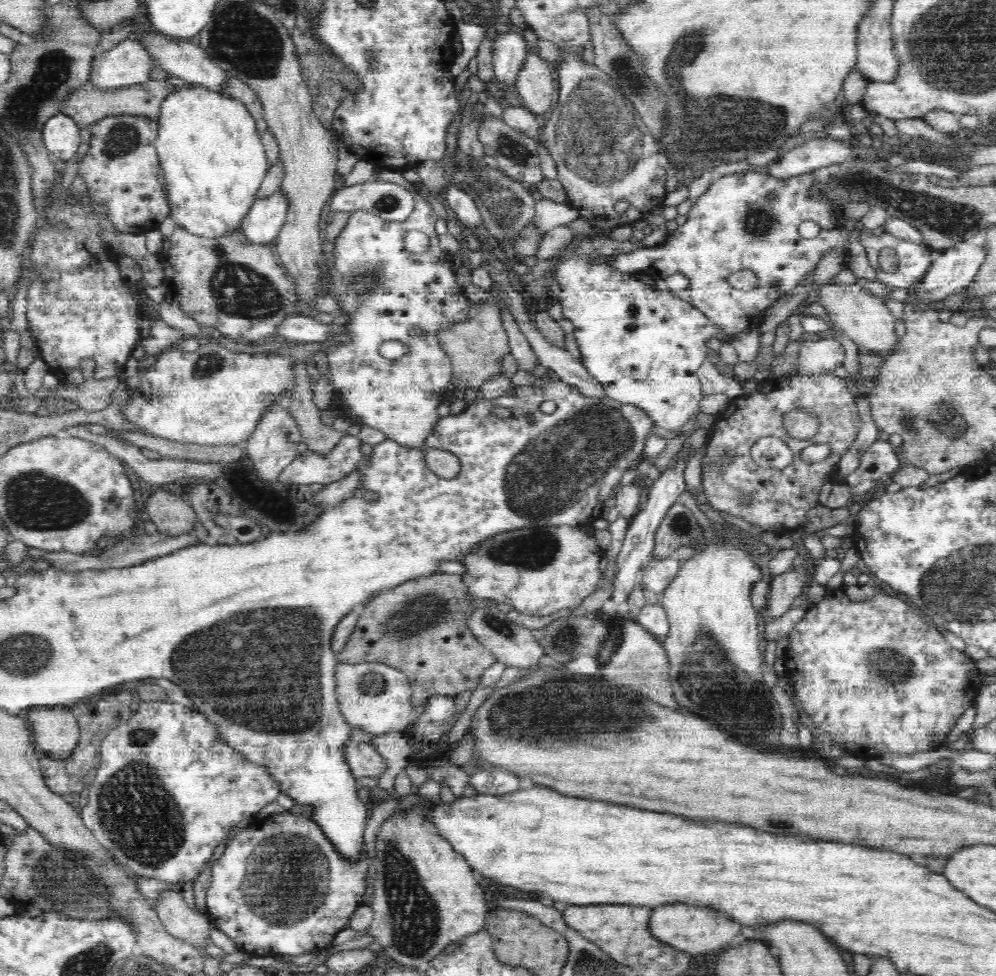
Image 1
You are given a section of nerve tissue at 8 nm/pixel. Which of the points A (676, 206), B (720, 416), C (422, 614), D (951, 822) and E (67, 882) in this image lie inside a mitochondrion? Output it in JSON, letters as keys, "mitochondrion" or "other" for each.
{"A":"other","B":"other","C":"mitochondrion","D":"other","E":"mitochondrion"}

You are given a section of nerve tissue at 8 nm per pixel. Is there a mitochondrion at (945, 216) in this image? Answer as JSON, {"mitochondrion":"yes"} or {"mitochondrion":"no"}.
{"mitochondrion":"yes"}

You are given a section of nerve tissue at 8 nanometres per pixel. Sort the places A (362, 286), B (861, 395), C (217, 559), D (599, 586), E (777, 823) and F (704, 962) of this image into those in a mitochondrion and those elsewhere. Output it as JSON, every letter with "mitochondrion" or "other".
{"A":"mitochondrion","B":"other","C":"other","D":"other","E":"mitochondrion","F":"other"}

